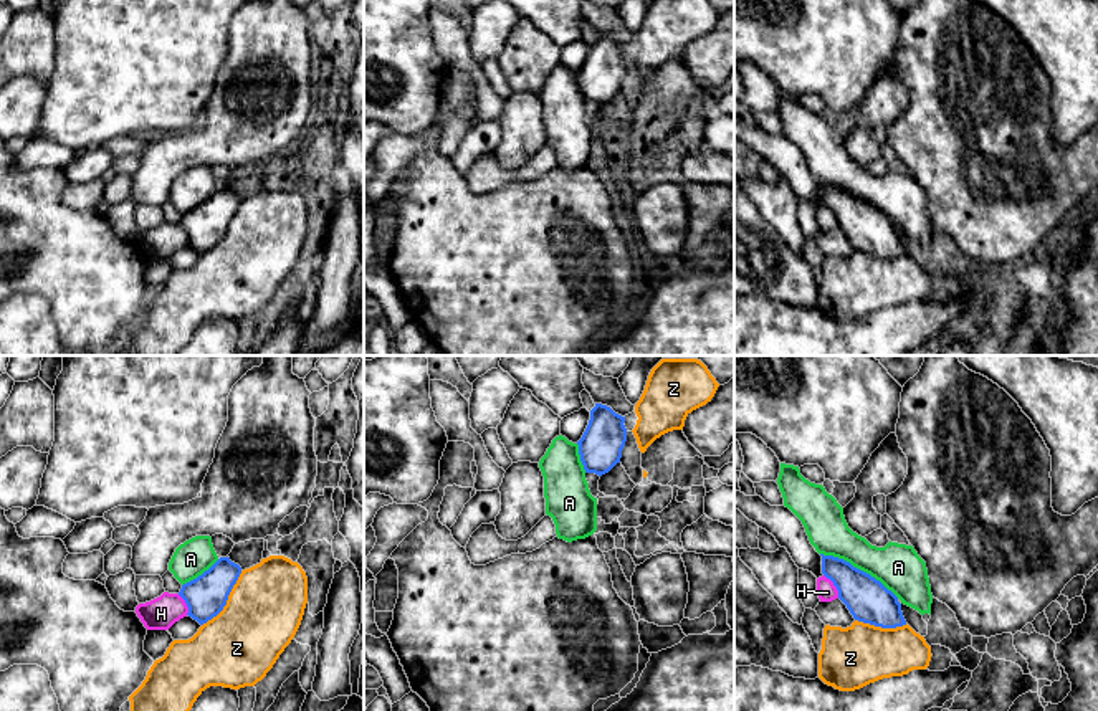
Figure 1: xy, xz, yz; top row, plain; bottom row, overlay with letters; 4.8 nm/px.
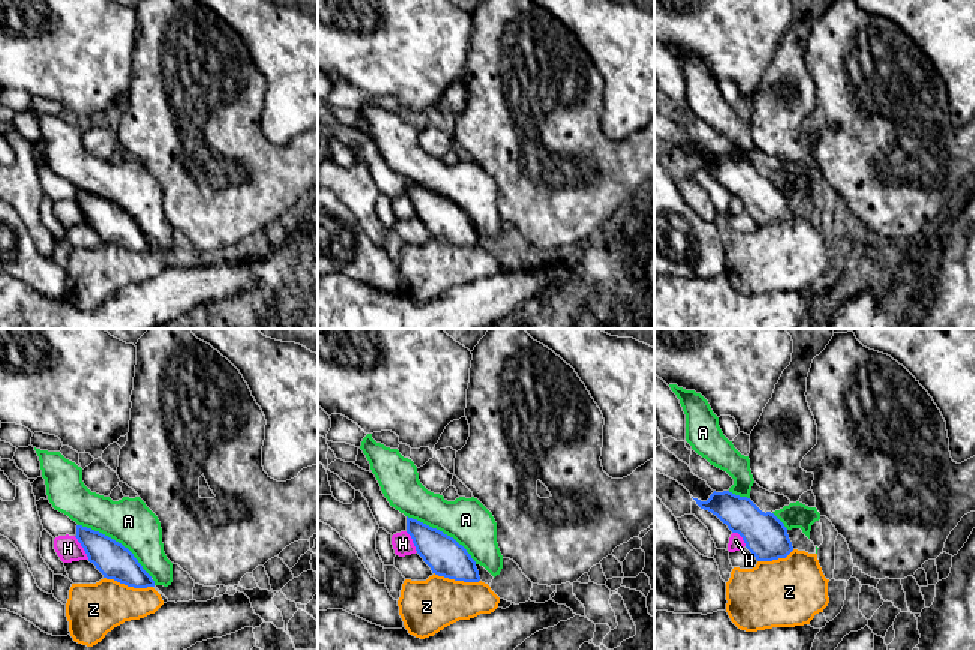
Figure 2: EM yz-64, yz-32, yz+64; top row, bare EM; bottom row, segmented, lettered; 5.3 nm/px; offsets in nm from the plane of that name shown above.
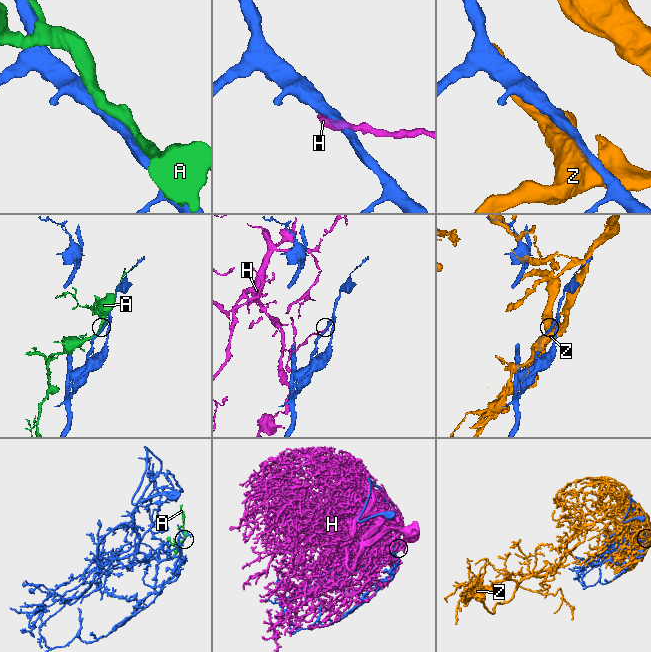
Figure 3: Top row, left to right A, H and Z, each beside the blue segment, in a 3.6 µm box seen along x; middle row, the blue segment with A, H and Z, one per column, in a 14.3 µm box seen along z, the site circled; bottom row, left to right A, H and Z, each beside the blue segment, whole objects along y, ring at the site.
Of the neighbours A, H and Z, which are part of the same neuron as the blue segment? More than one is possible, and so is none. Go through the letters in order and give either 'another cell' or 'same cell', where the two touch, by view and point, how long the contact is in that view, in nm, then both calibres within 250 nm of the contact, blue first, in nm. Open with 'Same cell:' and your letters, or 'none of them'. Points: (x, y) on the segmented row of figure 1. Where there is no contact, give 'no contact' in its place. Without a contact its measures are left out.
Same cell: A
A: same cell; meets blue in yz at (859, 569); contact 440 nm long; 220 nm thick on the blue side, 220 nm on the other
H: another cell; meets blue in yz at (834, 584); contact 140 nm long; 220 nm thick on the blue side, 90 nm on the other
Z: another cell; meets blue in xy at (227, 599); contact 340 nm long; 200 nm thick on the blue side, 380 nm on the other

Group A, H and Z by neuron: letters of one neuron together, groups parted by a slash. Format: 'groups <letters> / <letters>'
groups A / H / Z

